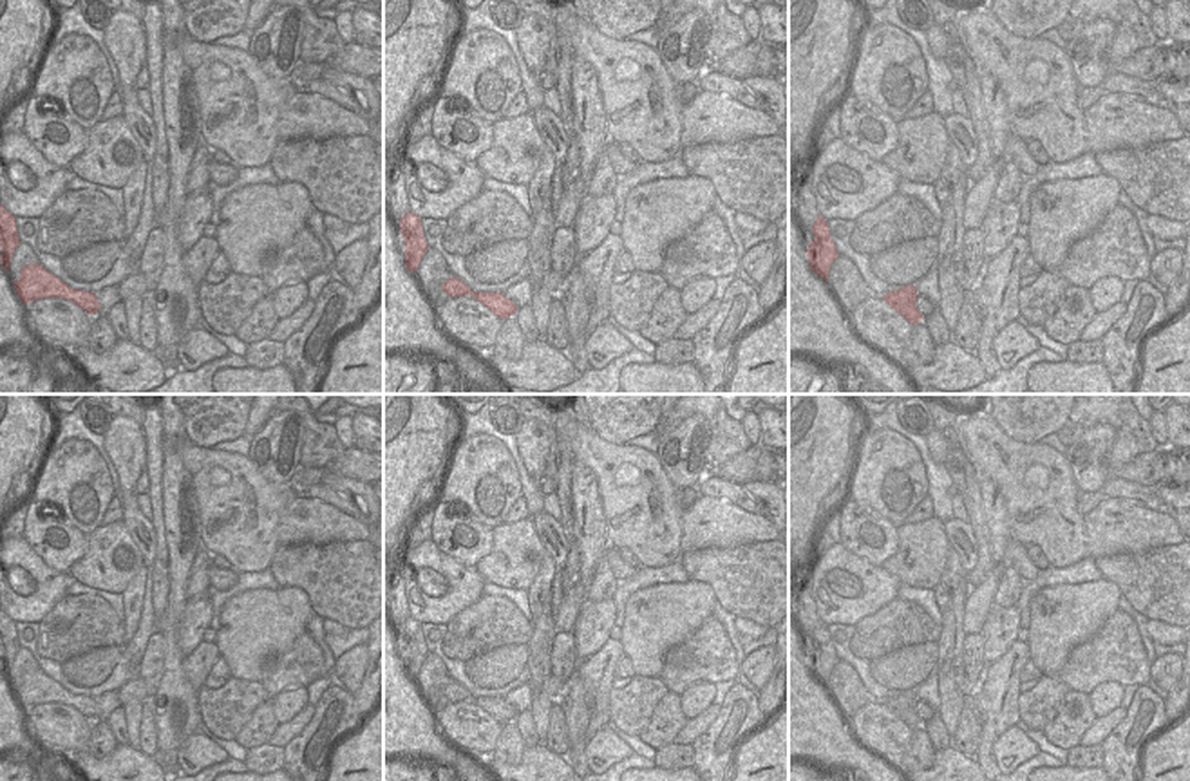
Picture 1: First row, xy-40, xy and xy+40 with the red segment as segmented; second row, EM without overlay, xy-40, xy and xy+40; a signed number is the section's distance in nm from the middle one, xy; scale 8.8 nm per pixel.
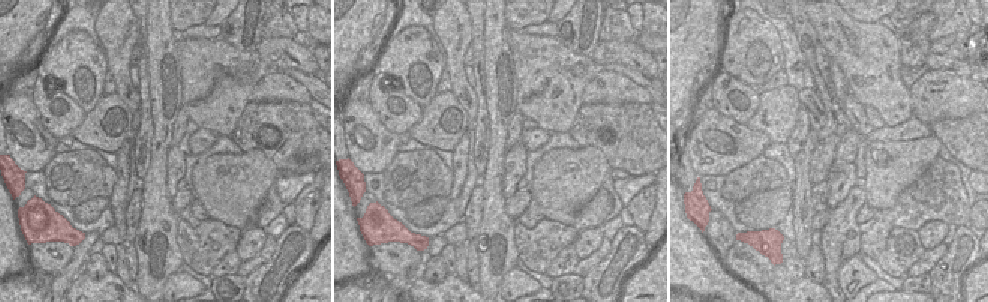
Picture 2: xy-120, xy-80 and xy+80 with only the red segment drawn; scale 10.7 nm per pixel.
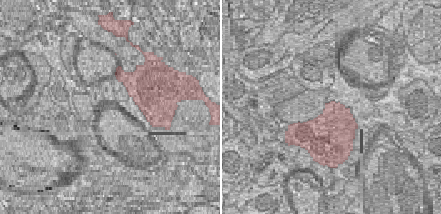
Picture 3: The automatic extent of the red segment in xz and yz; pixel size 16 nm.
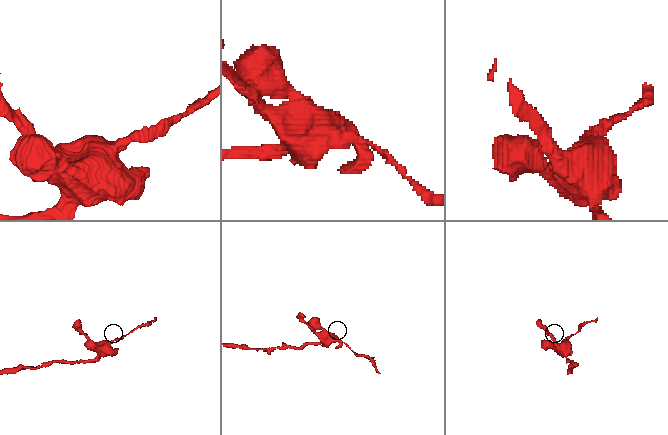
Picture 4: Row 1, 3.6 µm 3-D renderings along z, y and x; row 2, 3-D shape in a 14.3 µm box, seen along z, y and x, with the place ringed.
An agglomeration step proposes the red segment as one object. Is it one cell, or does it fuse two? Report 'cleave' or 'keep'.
cleave

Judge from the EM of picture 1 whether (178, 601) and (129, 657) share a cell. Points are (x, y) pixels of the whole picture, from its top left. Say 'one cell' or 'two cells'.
two cells

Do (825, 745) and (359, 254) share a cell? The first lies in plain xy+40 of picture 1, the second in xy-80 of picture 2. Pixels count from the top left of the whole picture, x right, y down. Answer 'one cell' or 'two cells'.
one cell

